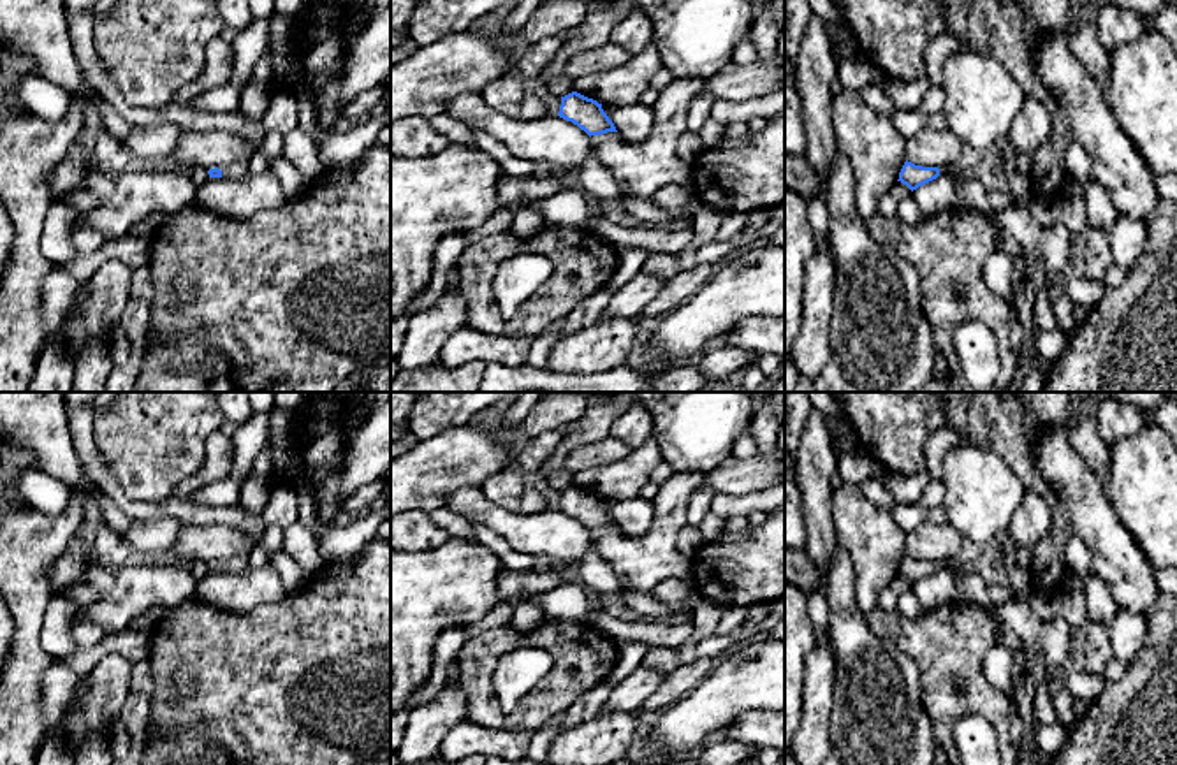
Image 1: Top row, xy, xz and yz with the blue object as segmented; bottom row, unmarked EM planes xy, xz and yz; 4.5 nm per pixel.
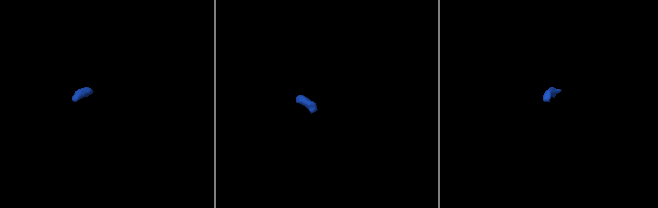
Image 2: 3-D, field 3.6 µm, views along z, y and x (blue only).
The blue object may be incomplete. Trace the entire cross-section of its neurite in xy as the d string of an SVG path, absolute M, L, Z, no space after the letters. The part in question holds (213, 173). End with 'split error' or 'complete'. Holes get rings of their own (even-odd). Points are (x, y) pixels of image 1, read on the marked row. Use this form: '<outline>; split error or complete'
M234 162L225 167L209 169L209 178L243 178L248 174L250 162Z; split error

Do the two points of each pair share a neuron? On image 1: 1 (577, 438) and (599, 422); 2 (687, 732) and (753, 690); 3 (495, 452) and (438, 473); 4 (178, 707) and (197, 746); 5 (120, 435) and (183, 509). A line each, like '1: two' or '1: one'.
1: one
2: one
3: one
4: two
5: two

